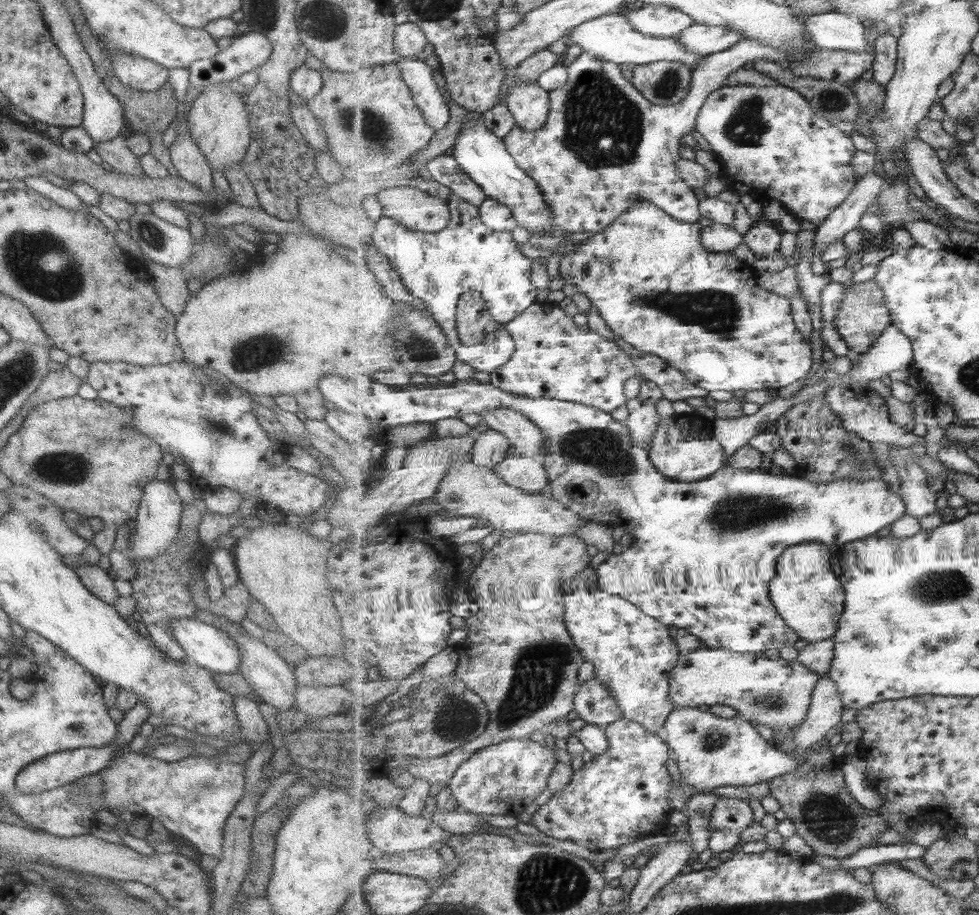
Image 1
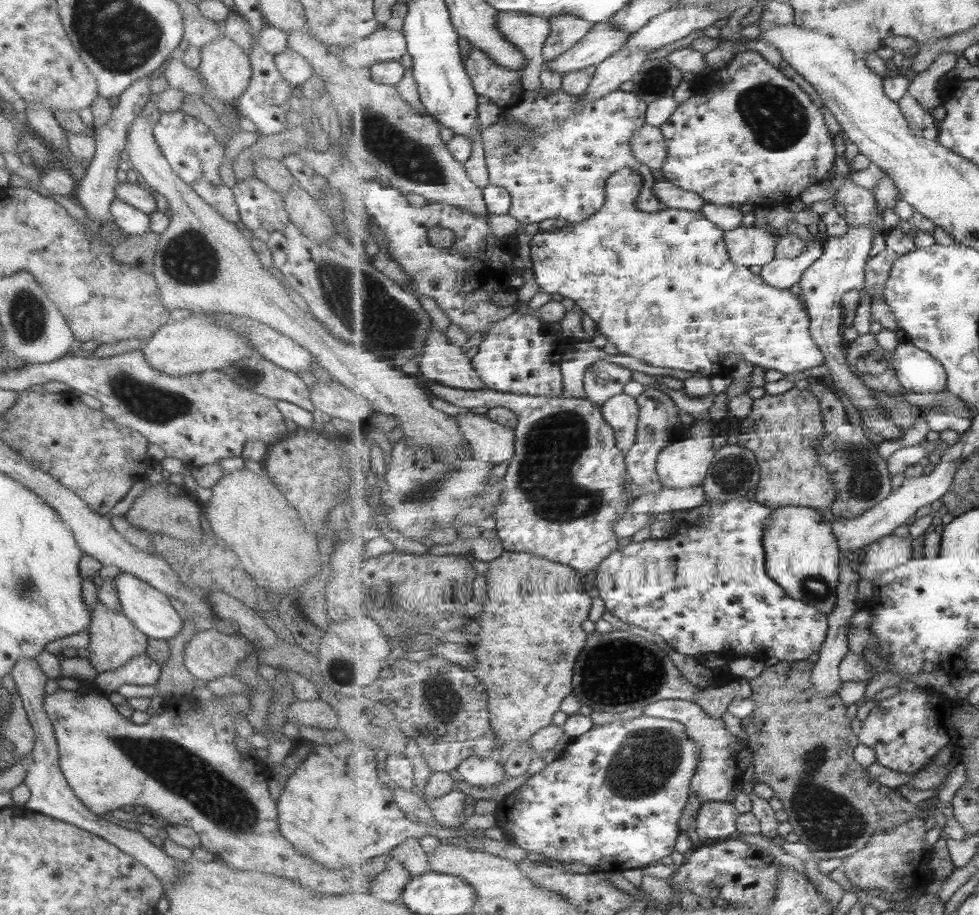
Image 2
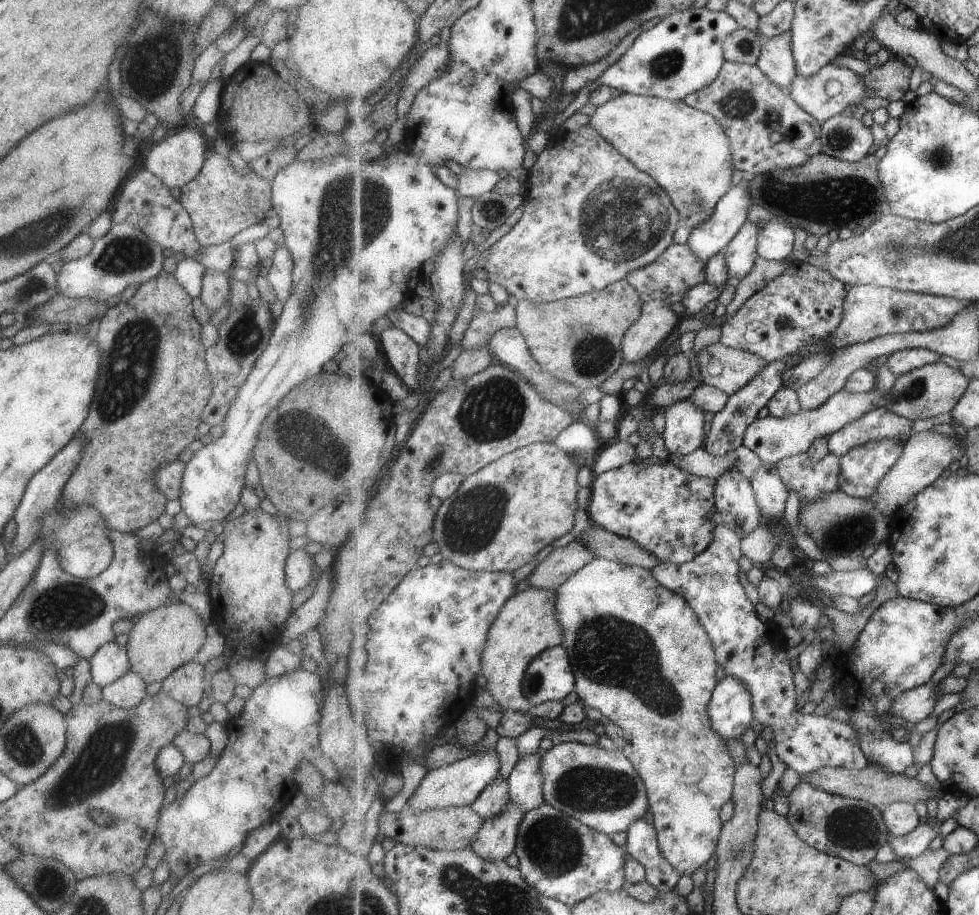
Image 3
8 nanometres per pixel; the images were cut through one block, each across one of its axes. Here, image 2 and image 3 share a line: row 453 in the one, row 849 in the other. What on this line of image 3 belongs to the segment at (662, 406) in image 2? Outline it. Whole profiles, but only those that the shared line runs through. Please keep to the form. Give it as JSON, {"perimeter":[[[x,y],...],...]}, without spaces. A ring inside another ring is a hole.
{"perimeter":[[[639,818],[626,831],[628,832],[626,850],[645,866],[646,879],[660,892],[671,892],[677,886],[681,874],[663,856],[654,823]]]}

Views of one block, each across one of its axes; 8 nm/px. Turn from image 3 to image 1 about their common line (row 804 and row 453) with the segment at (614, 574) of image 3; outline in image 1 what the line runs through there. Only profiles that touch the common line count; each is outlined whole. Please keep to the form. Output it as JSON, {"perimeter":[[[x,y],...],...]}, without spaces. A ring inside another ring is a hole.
{"perimeter":[[[698,412],[663,418],[650,448],[653,464],[677,482],[697,482],[712,477],[726,461],[723,445],[714,438],[714,421]]]}

